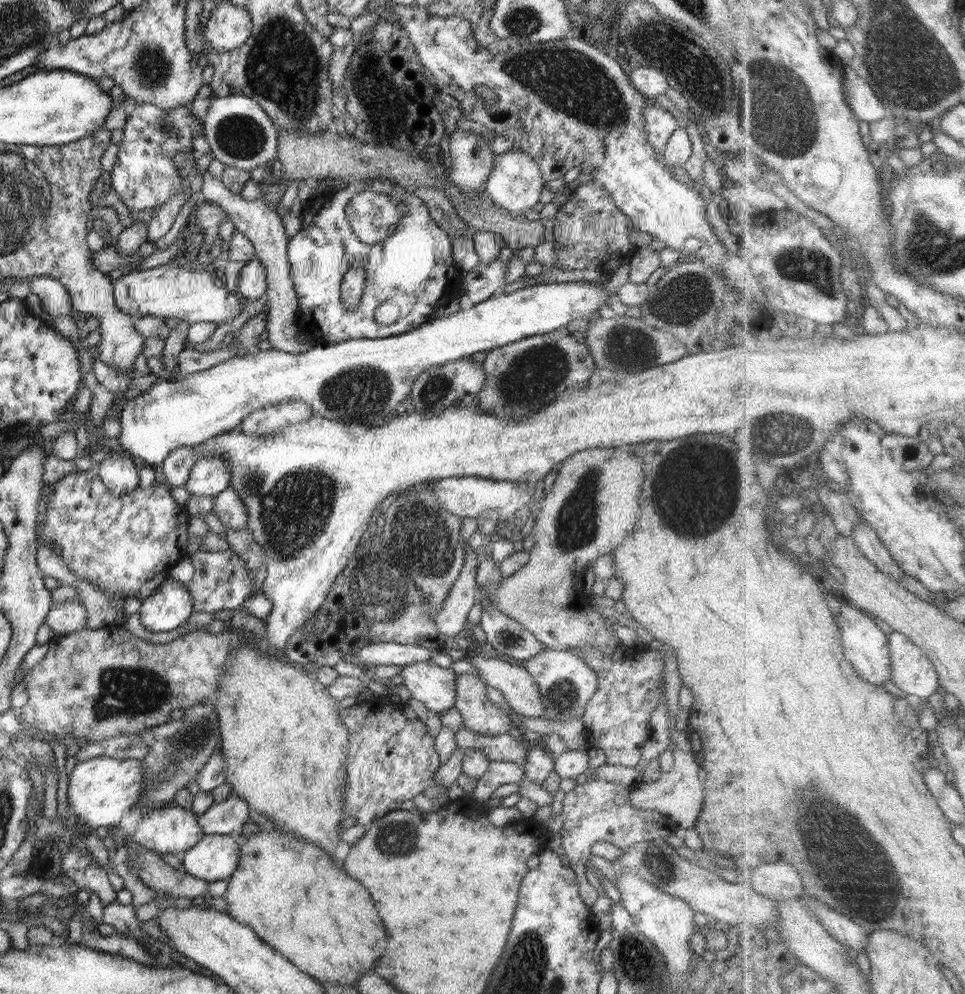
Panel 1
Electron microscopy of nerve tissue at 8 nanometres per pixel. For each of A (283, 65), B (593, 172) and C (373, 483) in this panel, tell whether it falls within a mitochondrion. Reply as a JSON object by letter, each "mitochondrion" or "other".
{"A":"mitochondrion","B":"other","C":"other"}

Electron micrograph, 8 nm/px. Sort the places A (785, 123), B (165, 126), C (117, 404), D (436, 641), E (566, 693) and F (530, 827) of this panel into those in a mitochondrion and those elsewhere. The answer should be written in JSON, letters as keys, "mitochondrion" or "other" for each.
{"A":"mitochondrion","B":"mitochondrion","C":"other","D":"other","E":"mitochondrion","F":"other"}

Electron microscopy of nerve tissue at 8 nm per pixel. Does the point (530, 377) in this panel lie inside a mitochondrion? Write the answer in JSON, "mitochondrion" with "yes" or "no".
{"mitochondrion":"yes"}

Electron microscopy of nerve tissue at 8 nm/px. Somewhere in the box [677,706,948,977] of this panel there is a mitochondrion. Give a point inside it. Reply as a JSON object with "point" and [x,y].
{"point":[834,827]}

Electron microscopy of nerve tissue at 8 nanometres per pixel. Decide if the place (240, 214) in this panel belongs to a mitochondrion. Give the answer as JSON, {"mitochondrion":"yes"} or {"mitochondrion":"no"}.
{"mitochondrion":"no"}

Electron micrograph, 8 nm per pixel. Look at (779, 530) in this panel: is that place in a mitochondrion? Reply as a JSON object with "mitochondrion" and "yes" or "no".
{"mitochondrion":"no"}

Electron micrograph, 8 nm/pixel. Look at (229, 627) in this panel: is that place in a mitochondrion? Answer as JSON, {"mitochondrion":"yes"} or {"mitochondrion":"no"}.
{"mitochondrion":"no"}

